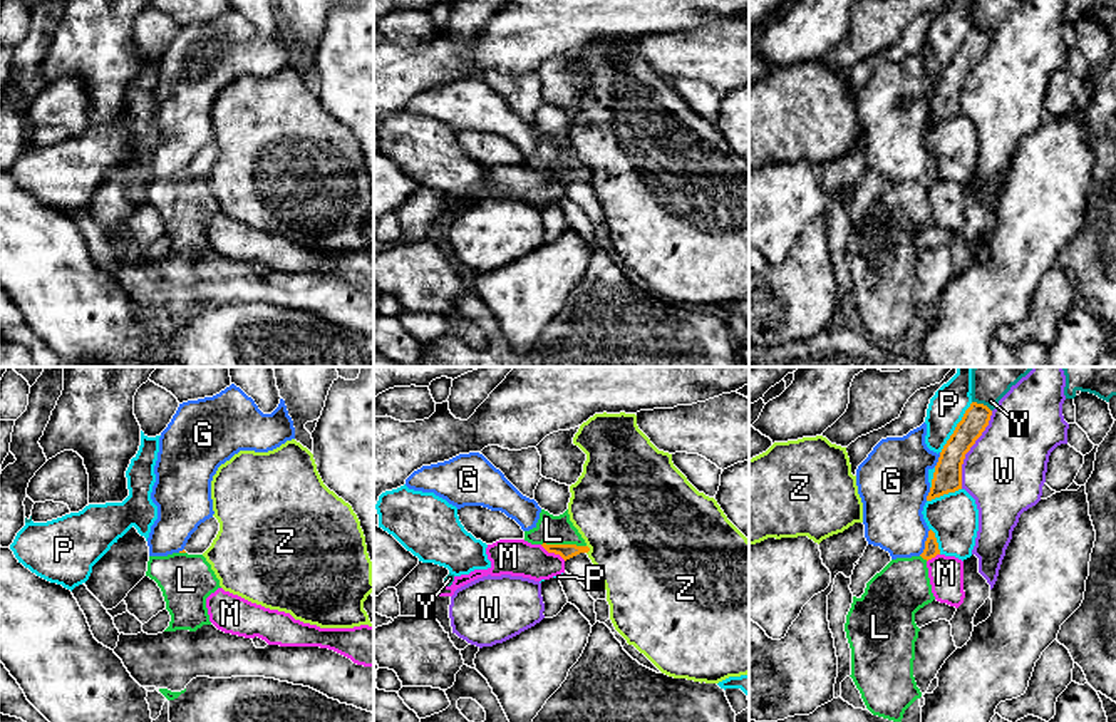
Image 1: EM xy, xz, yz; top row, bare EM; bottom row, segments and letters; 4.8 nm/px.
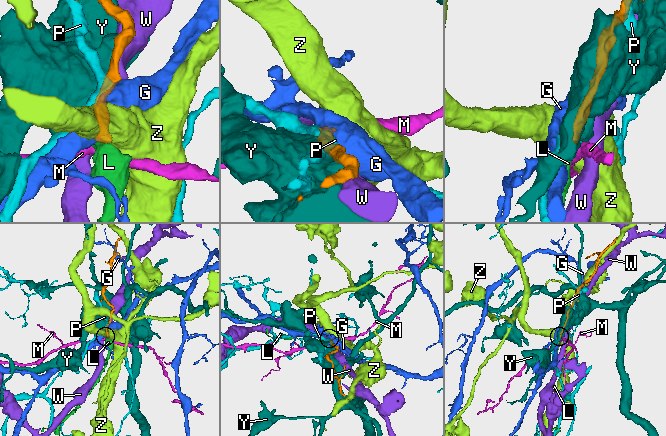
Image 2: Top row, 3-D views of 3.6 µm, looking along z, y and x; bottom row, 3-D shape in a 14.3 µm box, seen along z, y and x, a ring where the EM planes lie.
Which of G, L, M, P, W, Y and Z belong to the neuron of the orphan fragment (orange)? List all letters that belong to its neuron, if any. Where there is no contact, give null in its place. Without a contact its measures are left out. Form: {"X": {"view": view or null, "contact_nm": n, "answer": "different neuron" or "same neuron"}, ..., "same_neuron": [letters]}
{"G": {"view": "yz", "contact_nm": 140, "answer": "different neuron"}, "L": {"view": "xz", "contact_nm": 220, "answer": "same neuron"}, "M": {"view": "xz", "contact_nm": 150, "answer": "different neuron"}, "P": {"view": "yz", "contact_nm": 300, "answer": "different neuron"}, "W": {"view": "yz", "contact_nm": 400, "answer": "different neuron"}, "Y": {"view": "yz", "contact_nm": 110, "answer": "different neuron"}, "Z": {"view": "xz", "contact_nm": 50, "answer": "different neuron"}, "same_neuron": ["L"]}

